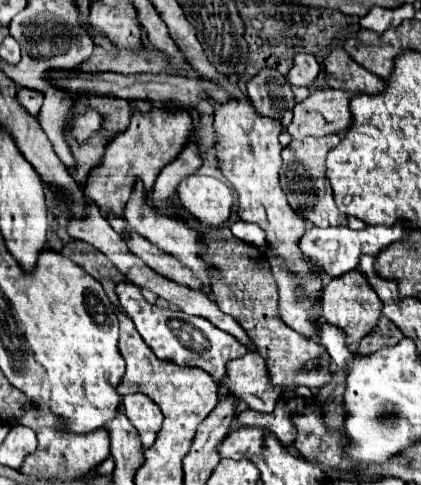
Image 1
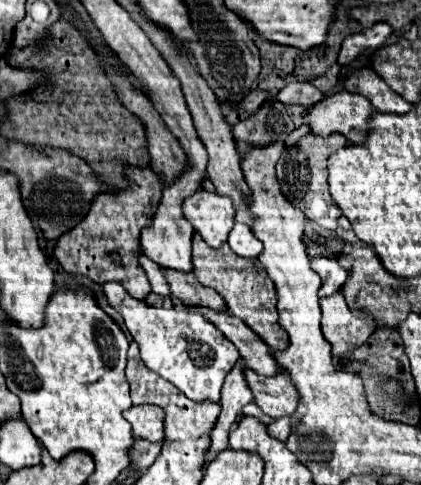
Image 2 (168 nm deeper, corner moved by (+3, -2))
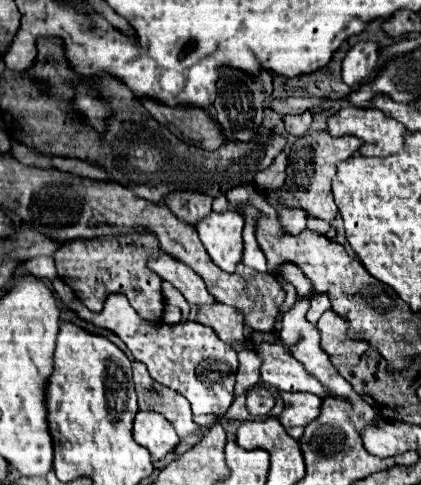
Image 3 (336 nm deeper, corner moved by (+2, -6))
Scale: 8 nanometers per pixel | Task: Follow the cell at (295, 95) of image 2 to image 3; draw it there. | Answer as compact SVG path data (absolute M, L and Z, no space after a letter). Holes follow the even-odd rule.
M310 112L296 114L296 116L284 116L284 128L292 136L304 136L308 132L308 128L310 128L310 122L312 122Z

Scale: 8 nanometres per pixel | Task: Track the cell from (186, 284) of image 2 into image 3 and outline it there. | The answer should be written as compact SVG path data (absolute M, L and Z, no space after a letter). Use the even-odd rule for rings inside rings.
M212 304L212 306L198 306L198 320L210 326L220 340L226 344L236 344L244 340L244 320L242 312L230 308L226 304Z

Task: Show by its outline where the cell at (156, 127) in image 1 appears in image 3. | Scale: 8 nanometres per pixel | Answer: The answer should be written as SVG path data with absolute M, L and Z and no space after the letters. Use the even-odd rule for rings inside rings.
M150 232L132 234L126 238L114 240L74 240L64 242L56 254L56 270L58 276L72 288L72 292L80 298L80 302L92 310L100 312L108 294L124 294L138 316L142 316L150 324L160 324L164 314L164 296L162 296L162 280L154 276L148 268L148 258L158 256L160 244L158 238Z

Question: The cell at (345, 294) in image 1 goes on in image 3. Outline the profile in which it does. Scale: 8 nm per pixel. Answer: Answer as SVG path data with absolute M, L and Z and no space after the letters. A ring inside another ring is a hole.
M326 310L316 324L320 332L320 348L330 356L334 366L340 364L358 364L362 354L370 348L364 340L350 340L346 336L346 320L340 318L334 310Z

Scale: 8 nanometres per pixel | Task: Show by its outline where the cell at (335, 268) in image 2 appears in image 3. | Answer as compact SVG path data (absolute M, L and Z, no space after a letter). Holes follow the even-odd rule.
M320 294L320 296L314 296L310 300L310 308L308 308L308 314L306 314L306 320L310 320L312 324L318 322L318 318L330 308L330 300L326 294Z

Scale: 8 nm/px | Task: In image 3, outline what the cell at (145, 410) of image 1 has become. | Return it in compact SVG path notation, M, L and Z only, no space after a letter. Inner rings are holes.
M138 412L134 420L134 440L144 446L154 460L162 460L168 452L172 452L180 438L174 426L158 412Z

